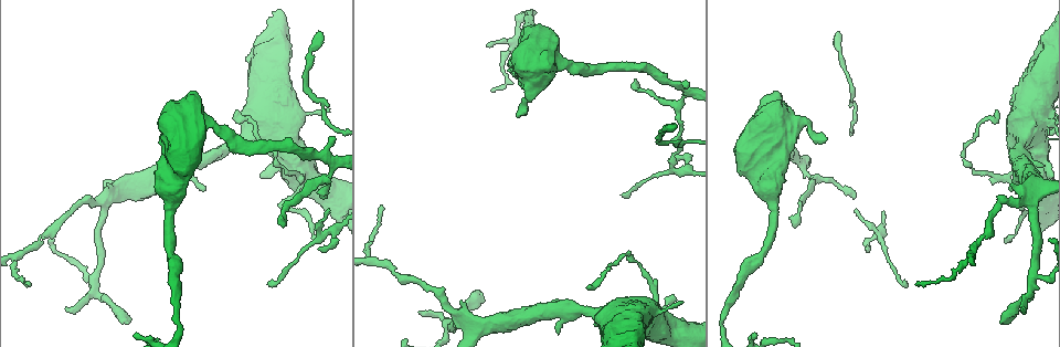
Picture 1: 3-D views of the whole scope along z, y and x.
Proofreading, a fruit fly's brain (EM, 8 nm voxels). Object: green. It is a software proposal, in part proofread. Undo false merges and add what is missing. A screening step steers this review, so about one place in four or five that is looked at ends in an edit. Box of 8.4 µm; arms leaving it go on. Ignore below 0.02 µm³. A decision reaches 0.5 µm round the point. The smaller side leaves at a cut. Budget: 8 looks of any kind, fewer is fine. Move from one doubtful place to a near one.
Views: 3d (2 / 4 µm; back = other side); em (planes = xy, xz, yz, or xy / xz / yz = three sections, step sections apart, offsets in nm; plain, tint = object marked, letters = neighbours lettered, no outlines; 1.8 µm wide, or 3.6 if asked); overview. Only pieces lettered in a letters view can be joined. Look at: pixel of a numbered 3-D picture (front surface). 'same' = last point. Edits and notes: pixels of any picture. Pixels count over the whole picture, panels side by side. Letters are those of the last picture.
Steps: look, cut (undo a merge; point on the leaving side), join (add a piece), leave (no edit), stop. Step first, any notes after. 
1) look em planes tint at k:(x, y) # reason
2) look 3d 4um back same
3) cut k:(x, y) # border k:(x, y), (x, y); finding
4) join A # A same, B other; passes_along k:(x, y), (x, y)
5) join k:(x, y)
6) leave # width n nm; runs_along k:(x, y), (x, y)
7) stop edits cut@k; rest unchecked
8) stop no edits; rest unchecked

look 3d 4um at 1:(235, 112) # free end

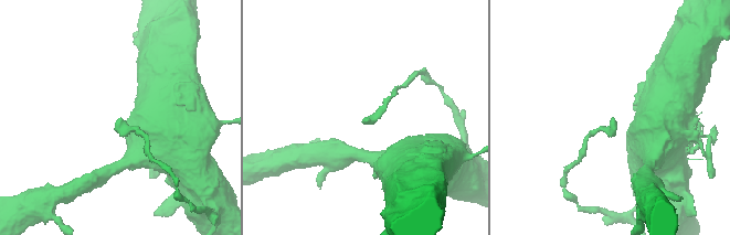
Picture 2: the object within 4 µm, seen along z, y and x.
look em xy step 4 letters at 2:(119, 118)

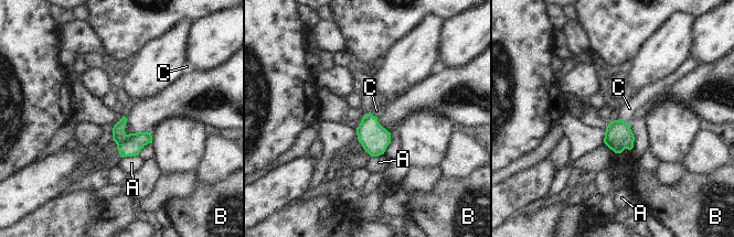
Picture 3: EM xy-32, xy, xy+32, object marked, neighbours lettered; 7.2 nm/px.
look em planes letters same

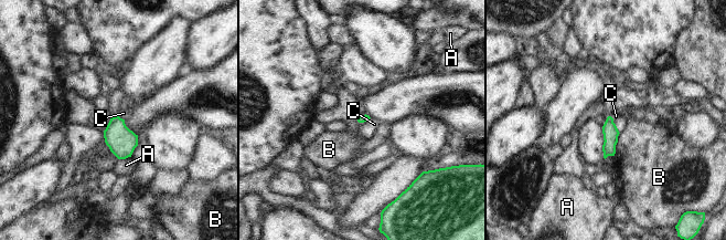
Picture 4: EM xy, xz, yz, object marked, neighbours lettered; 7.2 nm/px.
leave # longest_contact B 180 nm; A other, B other, C other; none of them fits

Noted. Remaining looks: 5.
look em yz step 16 tint at 1:(393, 268) # a narrow waist

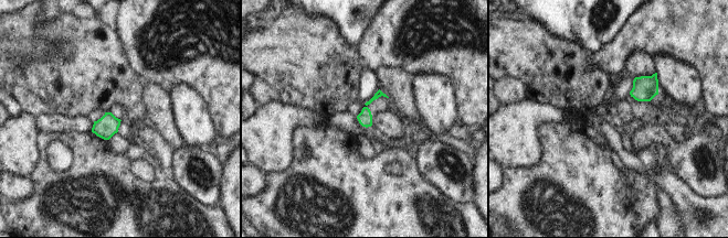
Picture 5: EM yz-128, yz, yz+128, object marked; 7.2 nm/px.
look em planes letters same # another direction

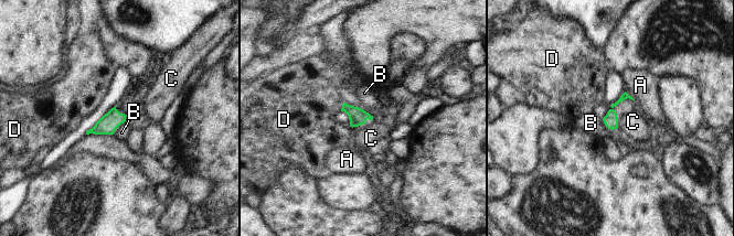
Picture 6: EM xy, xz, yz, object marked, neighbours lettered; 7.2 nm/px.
leave # A other, B other, C other, D other; border 6:(634, 99), (613, 108), (616, 128); one neuron here

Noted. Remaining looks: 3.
look em xz step 4 plain at 1:(96, 276) # thin neck

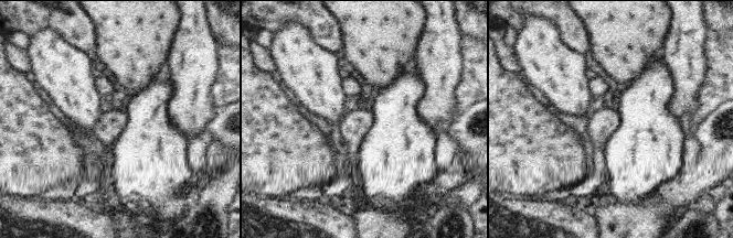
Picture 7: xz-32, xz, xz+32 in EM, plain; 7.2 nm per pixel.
look em xz step 4 letters same

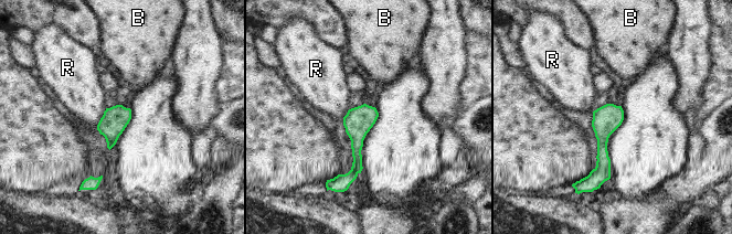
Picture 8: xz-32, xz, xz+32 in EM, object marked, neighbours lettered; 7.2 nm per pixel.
leave # B other, R other; border 8:(106, 108), (96, 127); continuous, no second neuron

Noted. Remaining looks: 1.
stop no edits; rest unchecked

